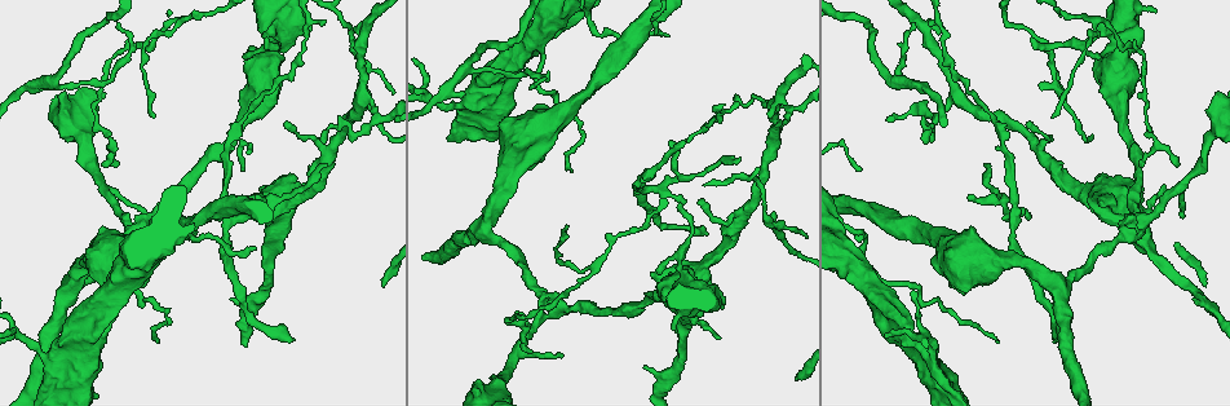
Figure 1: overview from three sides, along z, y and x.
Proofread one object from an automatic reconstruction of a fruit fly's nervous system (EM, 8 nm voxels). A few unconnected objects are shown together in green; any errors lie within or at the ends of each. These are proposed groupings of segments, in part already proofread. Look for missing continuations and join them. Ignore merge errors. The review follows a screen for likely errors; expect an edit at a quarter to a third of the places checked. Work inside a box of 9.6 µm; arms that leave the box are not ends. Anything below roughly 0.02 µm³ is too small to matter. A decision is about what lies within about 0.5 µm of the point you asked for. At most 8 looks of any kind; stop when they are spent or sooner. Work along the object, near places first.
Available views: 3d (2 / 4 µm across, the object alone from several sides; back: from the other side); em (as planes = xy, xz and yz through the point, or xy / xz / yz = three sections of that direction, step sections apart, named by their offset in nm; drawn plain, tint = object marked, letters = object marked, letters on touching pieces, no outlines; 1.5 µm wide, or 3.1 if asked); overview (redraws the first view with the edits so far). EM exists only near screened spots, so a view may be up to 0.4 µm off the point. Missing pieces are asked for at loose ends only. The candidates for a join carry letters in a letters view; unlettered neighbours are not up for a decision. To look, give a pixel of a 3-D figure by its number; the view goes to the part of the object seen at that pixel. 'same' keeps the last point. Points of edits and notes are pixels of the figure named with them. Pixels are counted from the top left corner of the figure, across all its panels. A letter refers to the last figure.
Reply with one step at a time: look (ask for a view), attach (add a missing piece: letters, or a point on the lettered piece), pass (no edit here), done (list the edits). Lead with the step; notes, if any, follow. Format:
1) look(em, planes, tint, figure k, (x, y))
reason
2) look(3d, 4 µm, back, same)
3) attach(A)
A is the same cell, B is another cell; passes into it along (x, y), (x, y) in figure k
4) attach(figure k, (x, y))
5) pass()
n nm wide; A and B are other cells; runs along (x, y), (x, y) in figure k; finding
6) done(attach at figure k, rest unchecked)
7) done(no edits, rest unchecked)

look(em, planes, tint, figure 1, (569, 170))
thin end

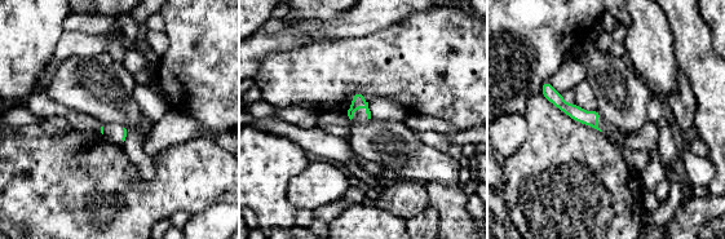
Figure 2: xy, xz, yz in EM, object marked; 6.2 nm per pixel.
look(em, planes, letters, same)
what lies round it

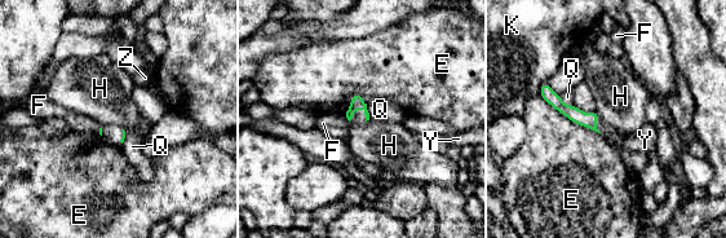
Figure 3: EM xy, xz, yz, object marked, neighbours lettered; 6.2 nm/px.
pass()
E, F, H, K, Q, Y and Z are other cells; border along (596, 110), (602, 118) in figure 3; no lettered piece goes on from it

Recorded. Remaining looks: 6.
look(em, planes, tint, figure 1, (292, 341))
free end

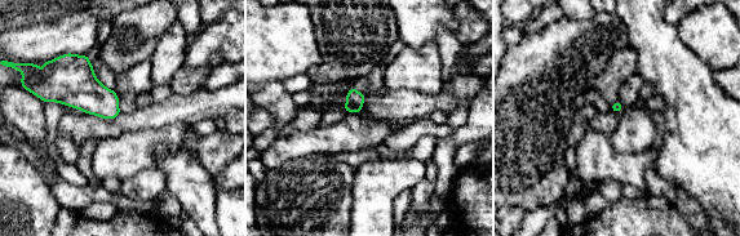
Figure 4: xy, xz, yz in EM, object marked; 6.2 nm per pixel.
look(em, planes, letters, same)
what lies round it

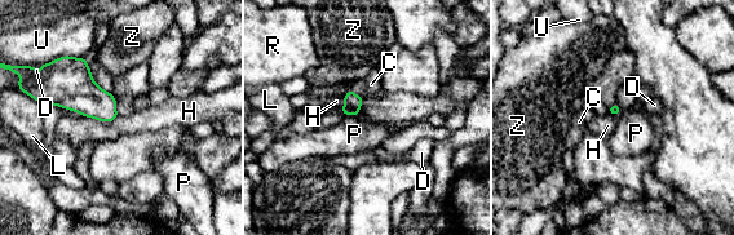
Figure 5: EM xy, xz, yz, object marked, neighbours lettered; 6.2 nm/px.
attach(C)
C is the same cell, D, H, L, P, R, U and Z are other cells; passes into it along (353, 102), (354, 93), (371, 84) in figure 5; it goes on there

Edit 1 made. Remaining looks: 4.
look(overview)

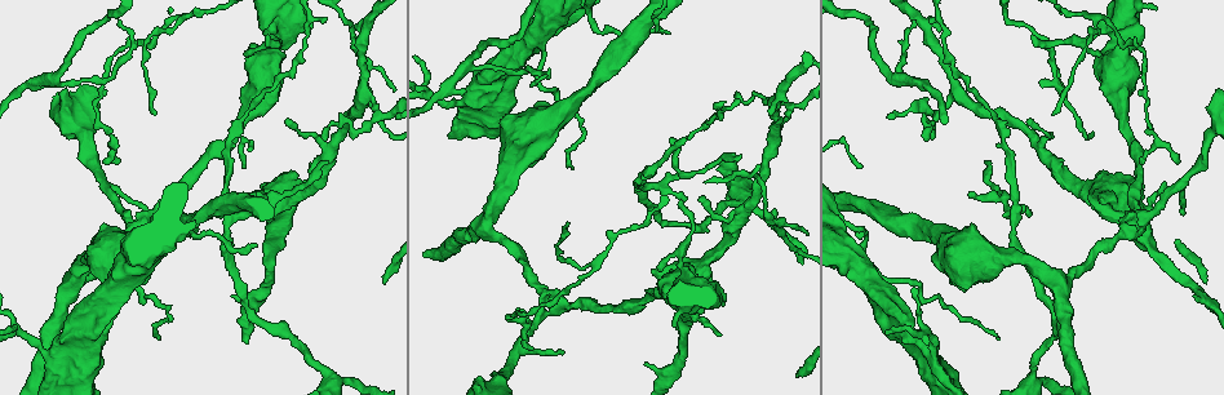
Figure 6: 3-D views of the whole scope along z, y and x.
look(em, planes, letters, figure 6, (106, 163))

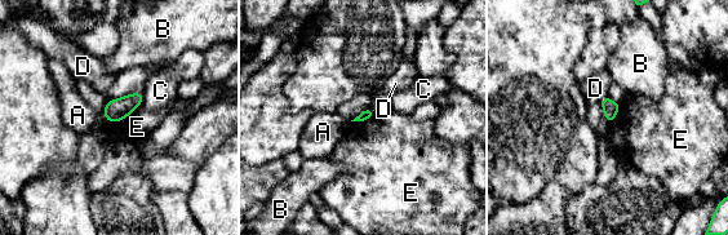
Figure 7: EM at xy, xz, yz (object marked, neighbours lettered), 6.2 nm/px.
pass()
E touches over 240 nm; A, B, C, D and E are other cells; none of them fits

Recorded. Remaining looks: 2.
done(attach at figure 5, rest unchecked)

